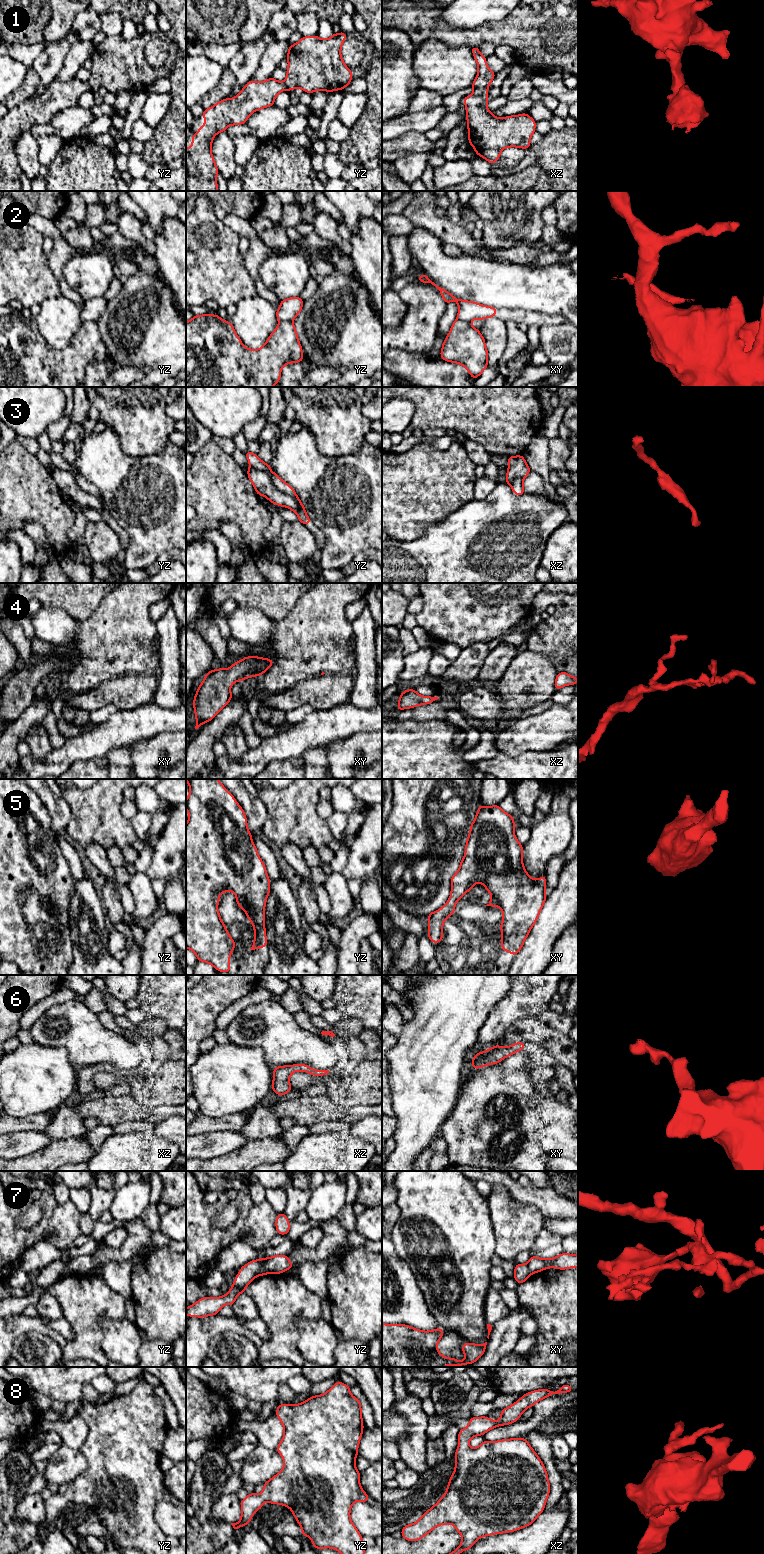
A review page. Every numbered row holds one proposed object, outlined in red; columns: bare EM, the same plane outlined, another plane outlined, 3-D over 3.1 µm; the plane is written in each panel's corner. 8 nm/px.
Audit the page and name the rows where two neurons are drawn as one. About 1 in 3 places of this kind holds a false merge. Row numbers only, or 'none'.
2, 3, 7

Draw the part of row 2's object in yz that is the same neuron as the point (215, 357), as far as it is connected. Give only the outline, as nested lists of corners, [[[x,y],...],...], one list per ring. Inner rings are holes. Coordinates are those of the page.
[[[196,315],[190,321],[186,322],[186,387],[272,387],[278,384],[281,370],[284,365],[303,361],[303,351],[298,340],[298,335],[292,321],[280,321],[277,328],[270,334],[265,344],[260,349],[248,349],[236,334],[231,322],[222,320],[219,315]]]

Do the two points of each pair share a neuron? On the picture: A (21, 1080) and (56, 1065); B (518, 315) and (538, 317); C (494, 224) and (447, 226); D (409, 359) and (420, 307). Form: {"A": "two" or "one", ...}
{"A": "one", "B": "one", "C": "two", "D": "two"}

